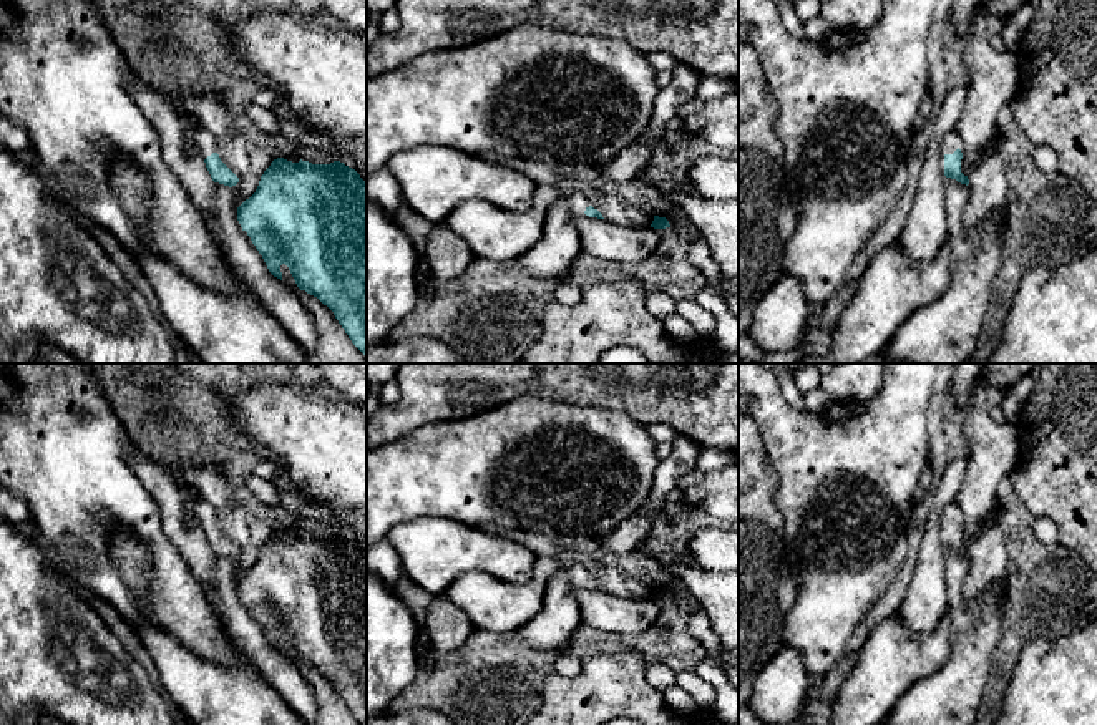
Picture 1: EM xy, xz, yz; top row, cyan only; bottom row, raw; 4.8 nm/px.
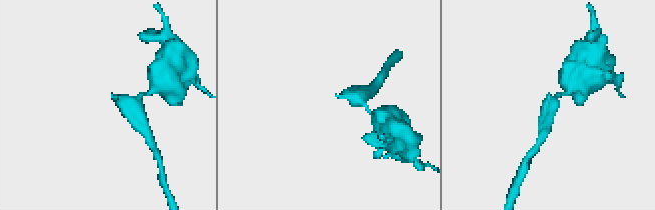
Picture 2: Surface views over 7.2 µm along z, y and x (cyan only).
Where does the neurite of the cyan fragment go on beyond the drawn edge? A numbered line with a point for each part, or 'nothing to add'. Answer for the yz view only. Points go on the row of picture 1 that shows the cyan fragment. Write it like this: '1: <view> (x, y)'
1: yz (951, 141)

